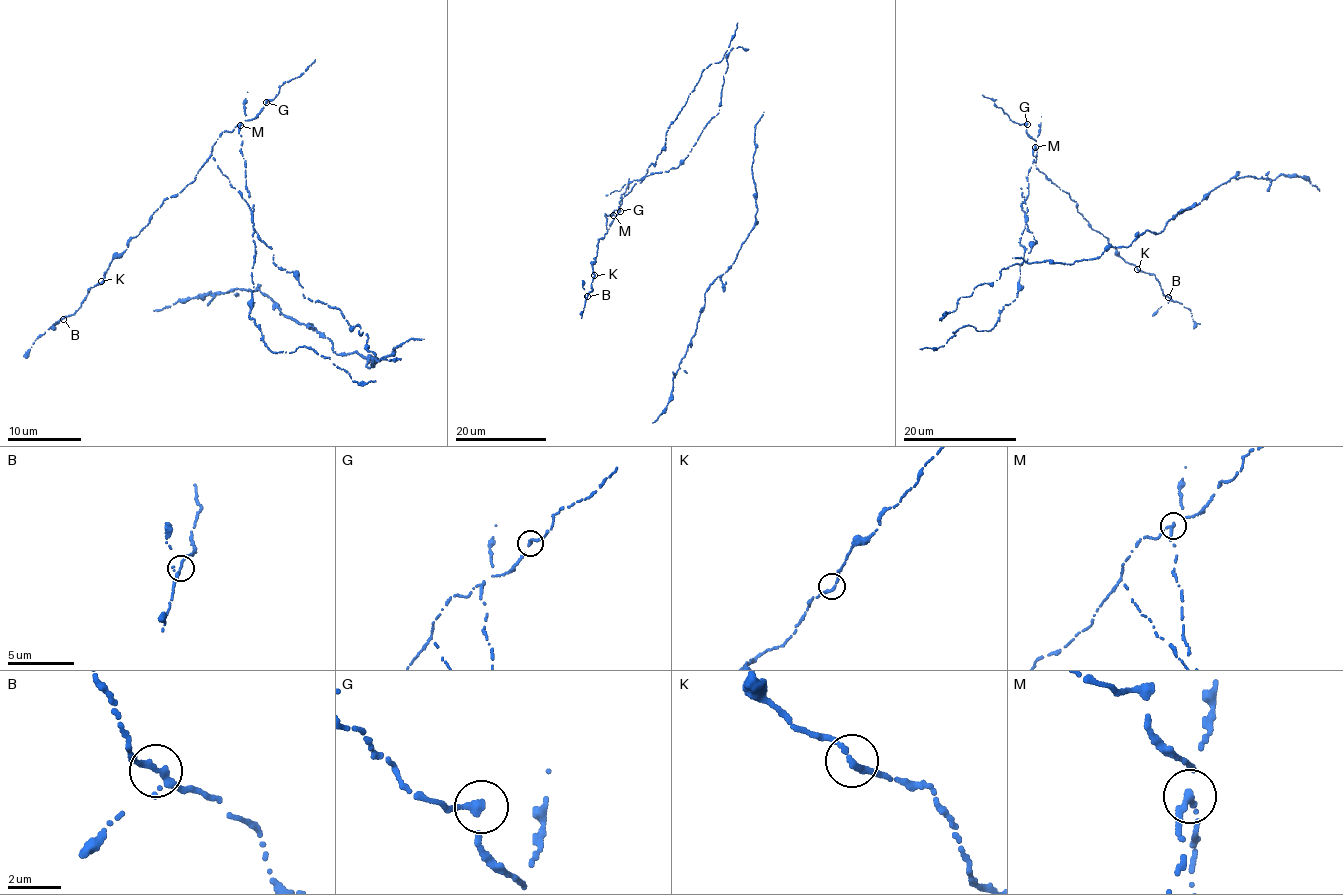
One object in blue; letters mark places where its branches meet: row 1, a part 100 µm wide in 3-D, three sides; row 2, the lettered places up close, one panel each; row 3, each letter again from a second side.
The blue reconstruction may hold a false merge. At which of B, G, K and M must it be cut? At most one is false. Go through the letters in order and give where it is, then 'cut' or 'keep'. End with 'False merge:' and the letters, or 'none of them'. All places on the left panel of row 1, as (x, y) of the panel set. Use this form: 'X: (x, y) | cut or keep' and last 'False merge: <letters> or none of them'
B: (63, 319) | keep
G: (266, 102) | keep
K: (101, 281) | keep
M: (240, 125) | cut
False merge: M

